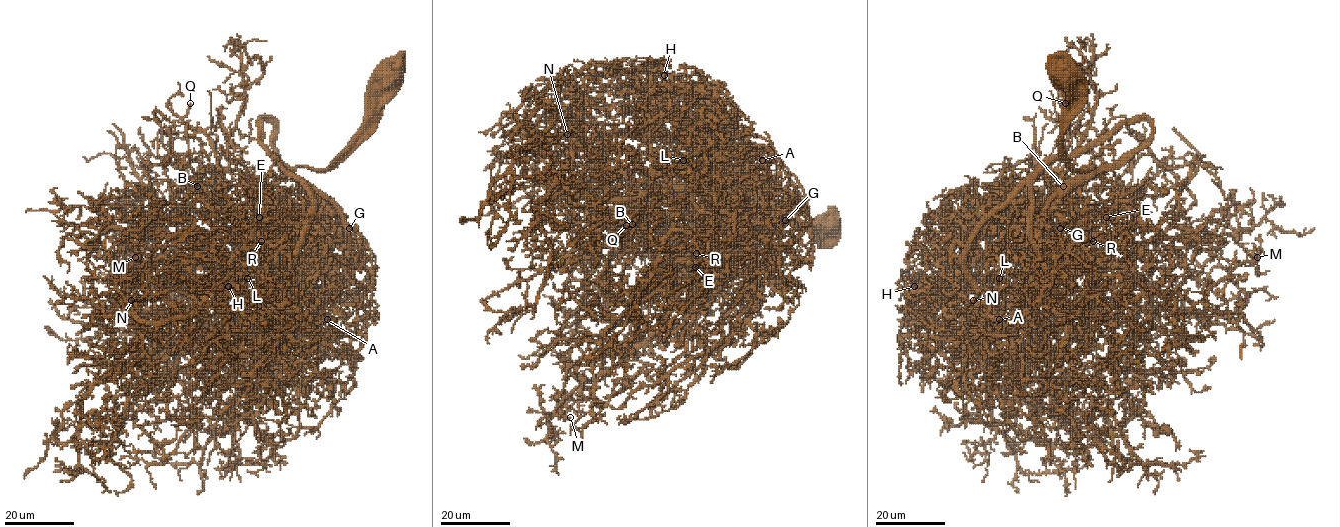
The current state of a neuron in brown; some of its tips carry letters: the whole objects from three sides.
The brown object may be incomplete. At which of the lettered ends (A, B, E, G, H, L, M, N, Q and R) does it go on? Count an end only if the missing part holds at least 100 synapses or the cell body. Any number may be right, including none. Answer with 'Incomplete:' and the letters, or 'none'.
Incomplete: Q

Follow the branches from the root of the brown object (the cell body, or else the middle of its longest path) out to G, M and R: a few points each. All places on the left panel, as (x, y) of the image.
G: (323, 241), (339, 241), (353, 250), (358, 245), (358, 238), (349, 228)
M: (323, 241), (304, 278), (278, 278), (223, 238), (138, 234), (119, 255), (135, 257)
R: (323, 241), (323, 255), (313, 245), (266, 245), (261, 241)

